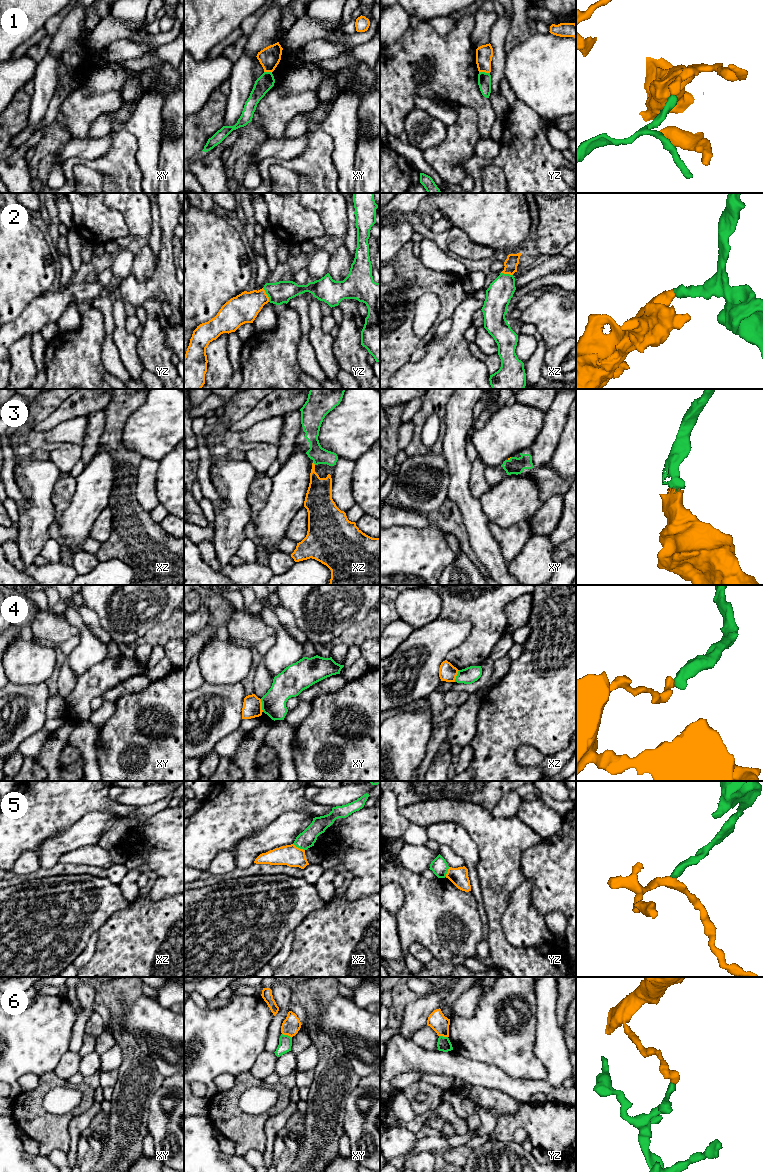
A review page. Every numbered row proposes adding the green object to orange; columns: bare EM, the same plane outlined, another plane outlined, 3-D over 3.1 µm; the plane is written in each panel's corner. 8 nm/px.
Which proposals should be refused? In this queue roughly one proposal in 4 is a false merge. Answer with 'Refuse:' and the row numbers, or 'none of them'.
Refuse: 1, 4, 5, 6

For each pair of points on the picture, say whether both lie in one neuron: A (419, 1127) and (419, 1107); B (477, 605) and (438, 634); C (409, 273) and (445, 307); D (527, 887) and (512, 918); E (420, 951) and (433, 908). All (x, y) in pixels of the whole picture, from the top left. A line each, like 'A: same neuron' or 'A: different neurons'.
A: different neurons
B: different neurons
C: same neuron
D: same neuron
E: different neurons

